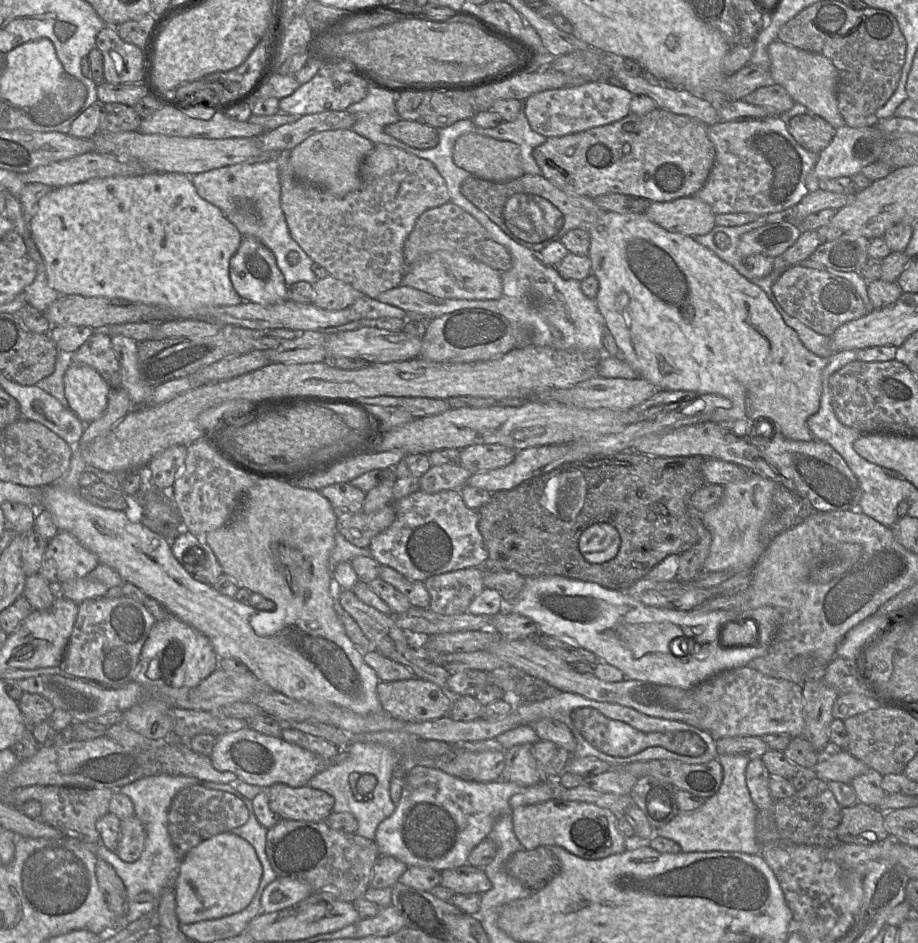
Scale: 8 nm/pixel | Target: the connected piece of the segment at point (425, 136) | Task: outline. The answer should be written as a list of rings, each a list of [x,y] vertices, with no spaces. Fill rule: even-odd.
[[[399,120],[389,124],[385,133],[417,149],[430,149],[439,142],[439,129],[422,121]]]

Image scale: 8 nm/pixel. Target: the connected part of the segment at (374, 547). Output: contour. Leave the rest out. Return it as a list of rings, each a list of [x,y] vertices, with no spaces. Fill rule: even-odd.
[[[417,490],[391,505],[395,510],[395,520],[386,530],[374,536],[368,547],[371,556],[380,565],[391,567],[410,580],[421,582],[447,572],[484,567],[488,551],[478,528],[478,512],[465,506],[458,490],[437,493]]]

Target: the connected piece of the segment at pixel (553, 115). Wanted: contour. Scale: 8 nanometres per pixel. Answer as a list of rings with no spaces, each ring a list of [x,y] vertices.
[[[586,82],[579,86],[537,92],[524,101],[524,112],[535,132],[545,137],[583,132],[621,120],[630,114],[633,94],[624,87],[606,82]]]

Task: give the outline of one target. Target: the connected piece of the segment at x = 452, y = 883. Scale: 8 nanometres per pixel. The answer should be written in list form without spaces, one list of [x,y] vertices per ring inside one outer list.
[[[469,864],[440,872],[440,885],[453,890],[455,894],[483,894],[492,887],[485,871]]]

